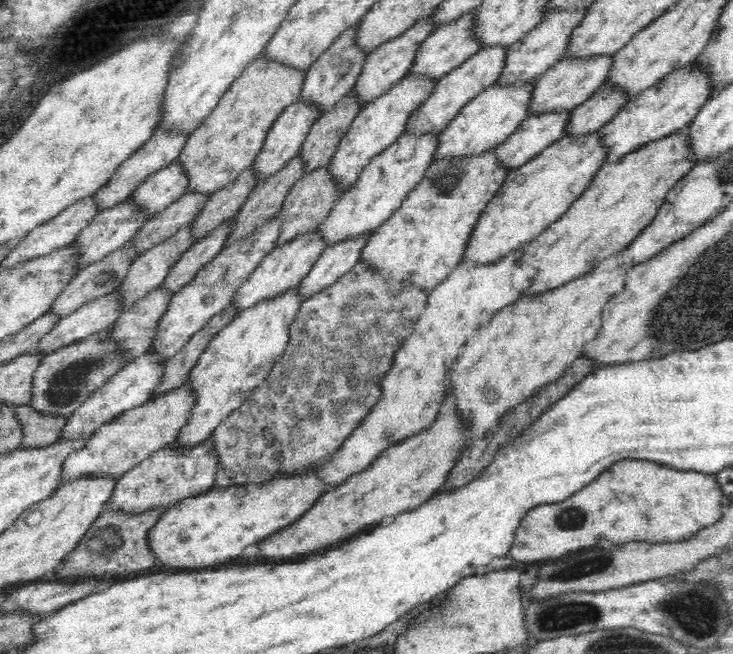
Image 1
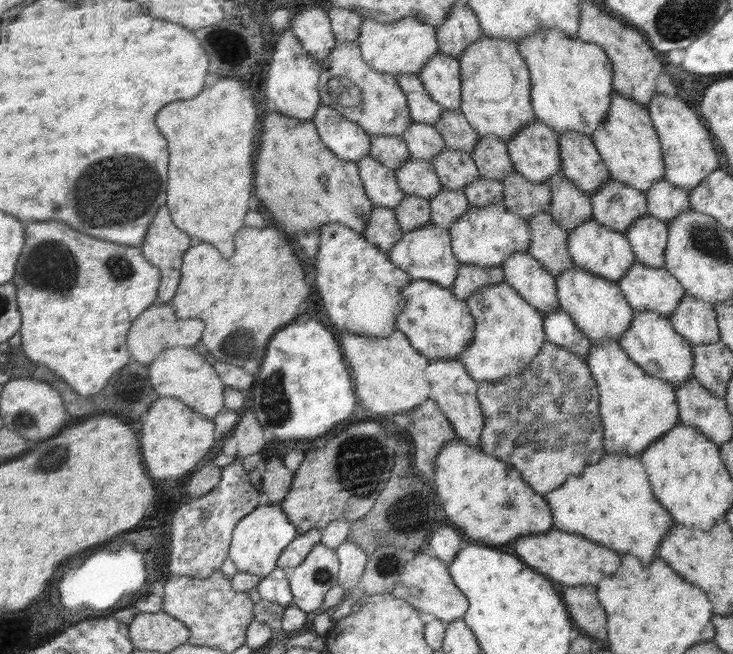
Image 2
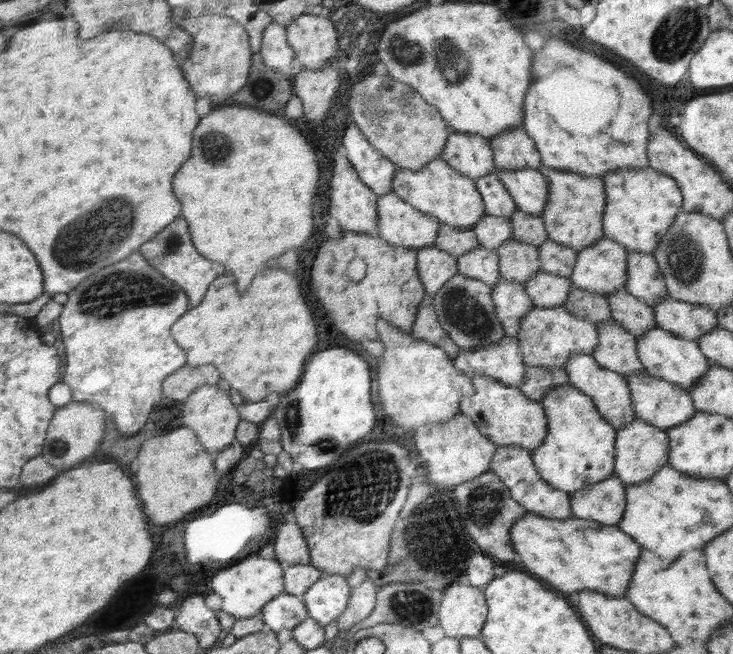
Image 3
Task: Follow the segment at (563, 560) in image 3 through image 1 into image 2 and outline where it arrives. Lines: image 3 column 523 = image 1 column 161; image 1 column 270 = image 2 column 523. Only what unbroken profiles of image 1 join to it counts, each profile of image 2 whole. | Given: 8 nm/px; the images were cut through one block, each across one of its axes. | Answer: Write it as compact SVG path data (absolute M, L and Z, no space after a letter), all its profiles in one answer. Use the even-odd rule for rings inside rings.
M456 438L448 441L435 460L431 478L436 482L448 520L484 544L510 544L521 536L547 533L552 528L550 506L520 478L520 471Z

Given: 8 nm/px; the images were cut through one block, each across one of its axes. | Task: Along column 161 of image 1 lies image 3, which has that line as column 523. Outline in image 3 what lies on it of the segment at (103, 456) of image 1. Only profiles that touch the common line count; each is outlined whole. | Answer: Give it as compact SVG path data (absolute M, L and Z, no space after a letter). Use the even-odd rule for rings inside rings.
M476 374L471 377L471 380L474 381L474 396L466 396L460 402L460 412L471 417L485 437L489 437L496 445L520 446L520 448L524 448L531 453L532 450L536 450L540 447L540 444L544 443L544 438L548 435L548 418L547 411L542 403L524 396L518 387L501 384L490 376L484 376L484 374L482 376Z

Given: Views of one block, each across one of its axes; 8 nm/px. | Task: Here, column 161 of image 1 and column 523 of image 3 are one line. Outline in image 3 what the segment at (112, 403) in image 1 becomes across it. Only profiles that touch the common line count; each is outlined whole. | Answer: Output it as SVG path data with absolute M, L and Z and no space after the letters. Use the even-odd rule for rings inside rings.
M505 335L496 344L476 350L460 348L453 360L455 367L468 377L484 374L508 386L520 386L526 376L522 345L514 336Z

